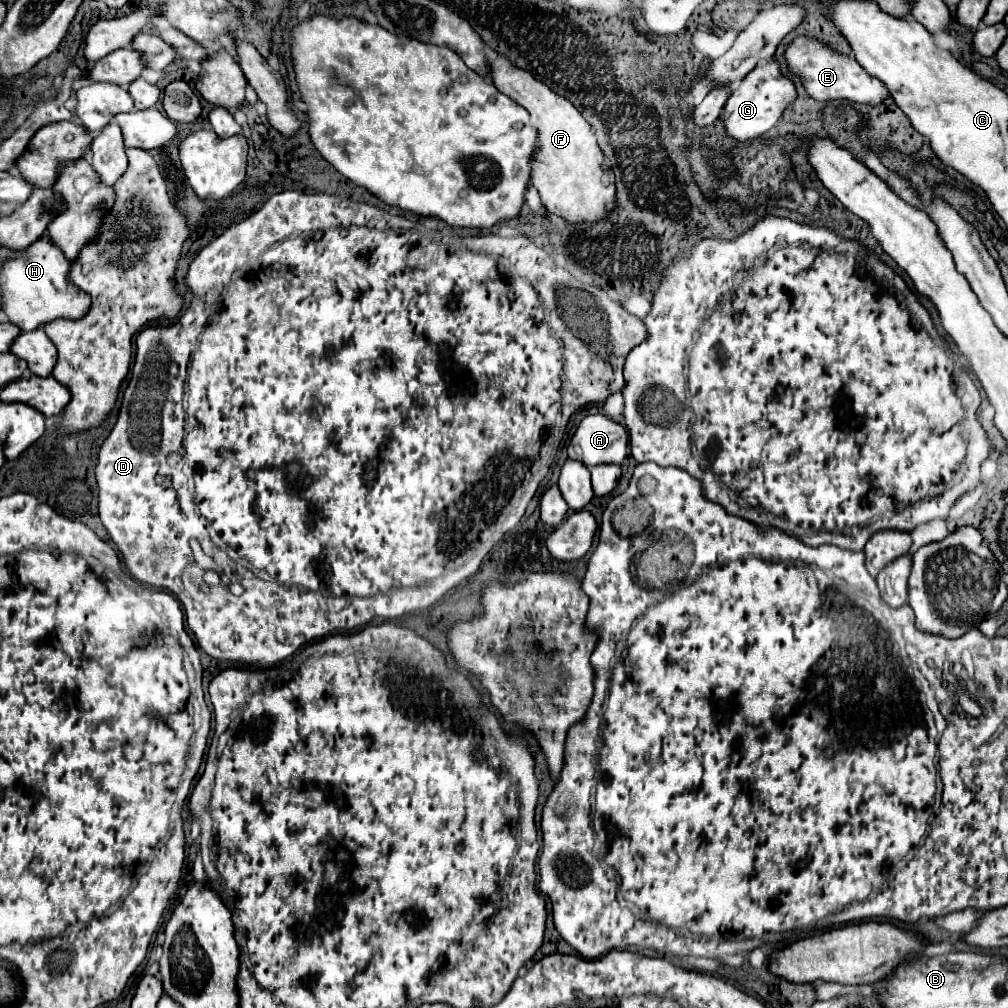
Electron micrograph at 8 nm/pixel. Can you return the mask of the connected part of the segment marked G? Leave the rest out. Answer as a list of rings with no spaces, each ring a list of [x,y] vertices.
[[[768,58],[758,64],[726,100],[724,124],[730,136],[738,142],[746,142],[768,132],[784,114],[784,110],[796,100],[796,86],[790,76],[782,76],[782,68],[776,58]]]

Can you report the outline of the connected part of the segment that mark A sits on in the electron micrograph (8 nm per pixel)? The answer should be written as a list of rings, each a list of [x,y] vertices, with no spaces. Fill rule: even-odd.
[[[604,414],[586,416],[568,444],[568,456],[588,468],[598,464],[622,464],[626,454],[628,432]]]

